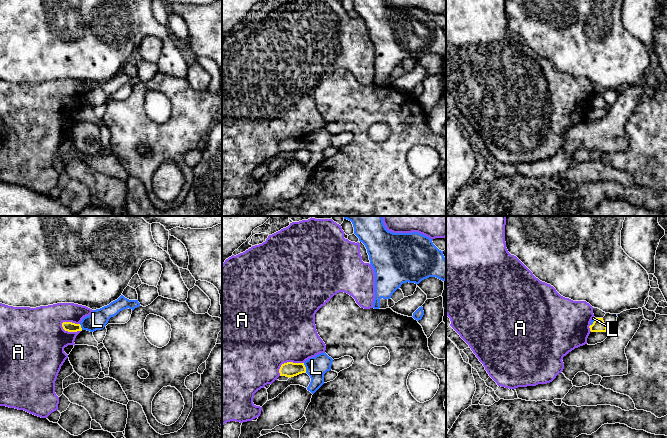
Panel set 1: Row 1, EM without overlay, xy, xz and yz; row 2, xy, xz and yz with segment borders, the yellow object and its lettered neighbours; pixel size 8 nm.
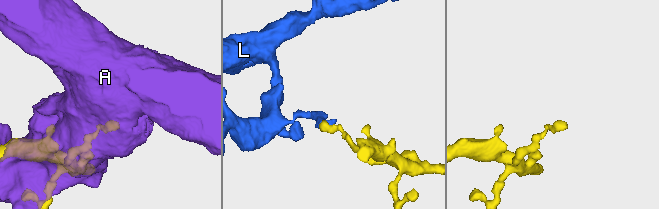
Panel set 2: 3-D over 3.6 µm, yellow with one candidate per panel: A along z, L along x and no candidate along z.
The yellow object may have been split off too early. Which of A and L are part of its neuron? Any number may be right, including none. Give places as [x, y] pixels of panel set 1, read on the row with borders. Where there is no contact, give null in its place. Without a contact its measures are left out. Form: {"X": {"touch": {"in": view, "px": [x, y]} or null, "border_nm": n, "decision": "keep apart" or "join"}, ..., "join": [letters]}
{"A": {"touch": {"in": "xy", "px": [69, 331]}, "border_nm": 170, "decision": "keep apart"}, "L": {"touch": {"in": "xz", "px": [305, 367]}, "border_nm": 80, "decision": "keep apart"}, "join": []}

